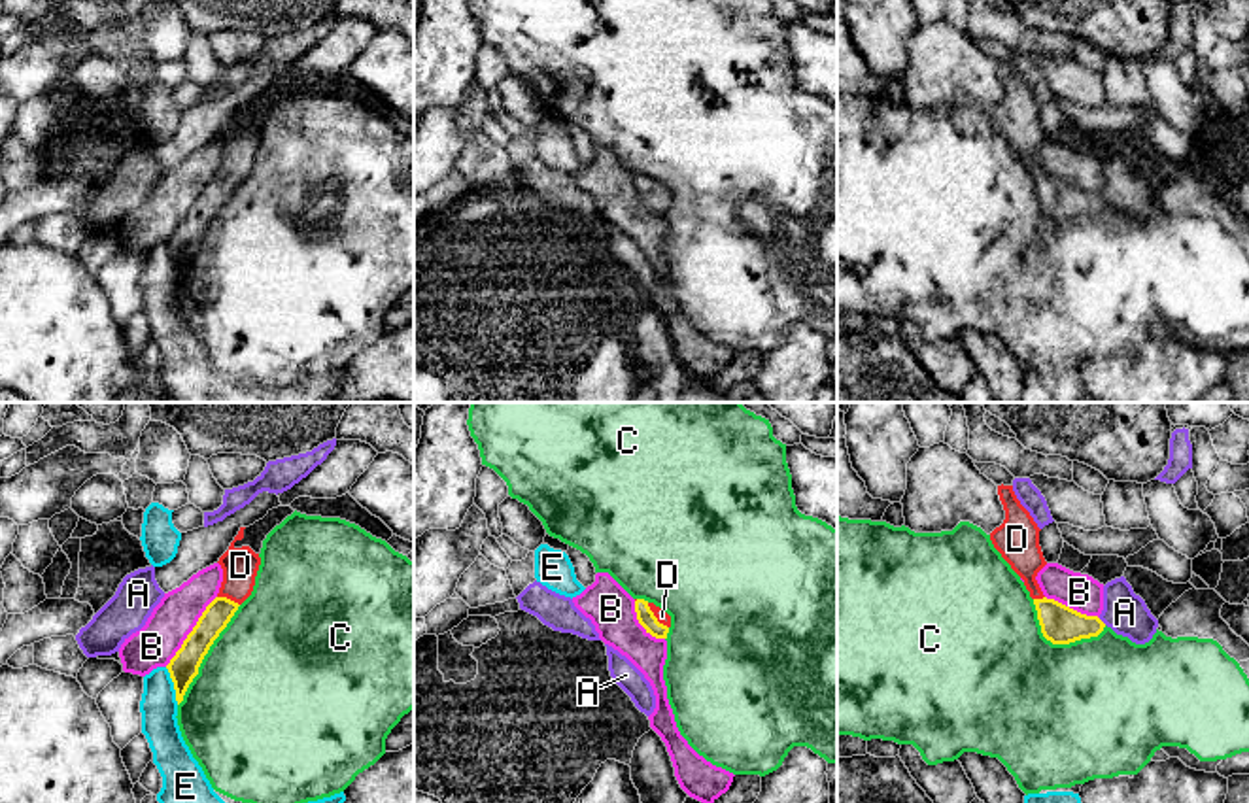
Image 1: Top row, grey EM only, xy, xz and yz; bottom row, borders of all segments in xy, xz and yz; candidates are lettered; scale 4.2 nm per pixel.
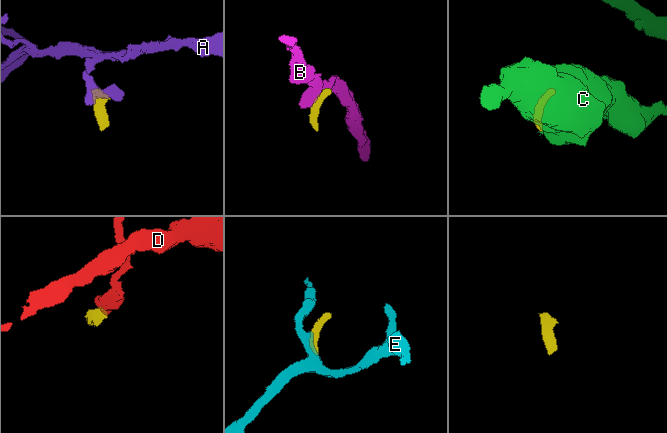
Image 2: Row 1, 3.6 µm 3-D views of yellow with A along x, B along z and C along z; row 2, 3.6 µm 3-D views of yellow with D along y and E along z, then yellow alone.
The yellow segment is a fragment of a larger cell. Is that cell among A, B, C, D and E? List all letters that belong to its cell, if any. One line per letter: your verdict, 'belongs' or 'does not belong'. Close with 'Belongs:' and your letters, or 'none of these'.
A: does not belong
B: does not belong
C: does not belong
D: belongs
E: does not belong
Belongs: D

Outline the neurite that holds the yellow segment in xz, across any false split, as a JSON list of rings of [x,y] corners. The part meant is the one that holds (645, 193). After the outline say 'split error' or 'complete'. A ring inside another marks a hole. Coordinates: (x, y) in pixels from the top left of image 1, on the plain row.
[[[635,176],[635,189],[639,200],[646,206],[646,210],[656,215],[667,215],[671,193],[663,185],[644,176]]]; split error

